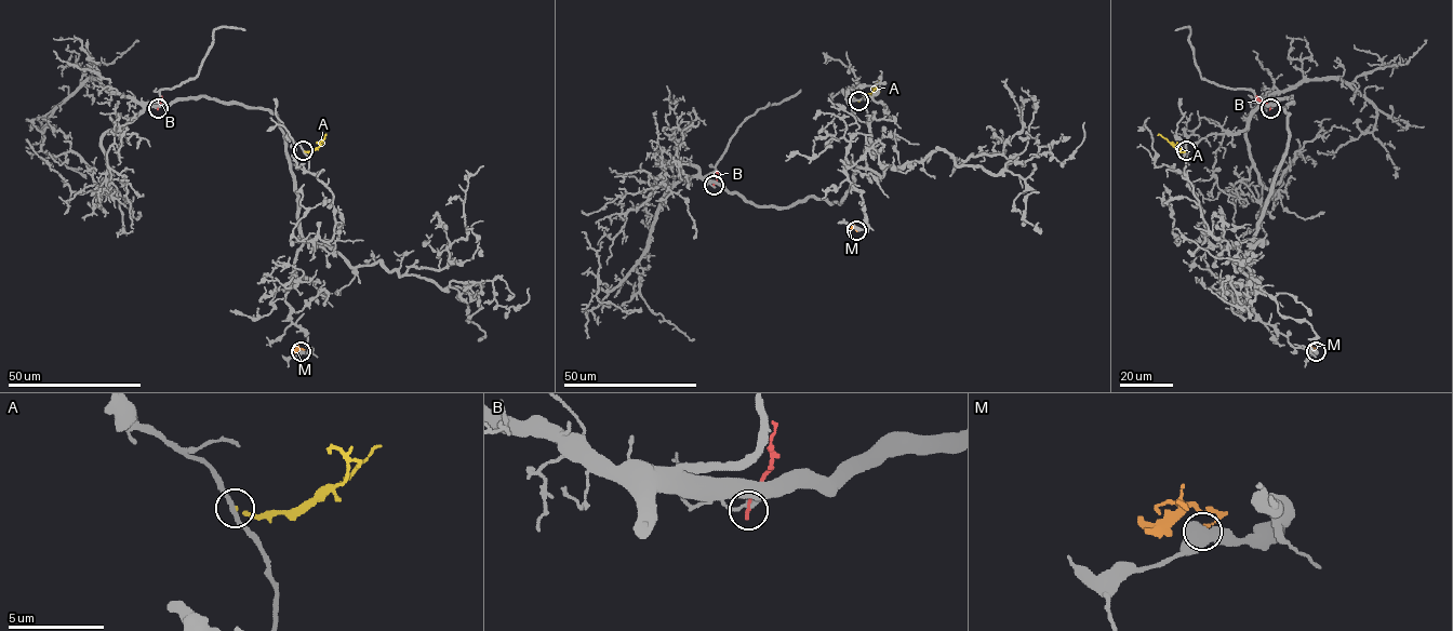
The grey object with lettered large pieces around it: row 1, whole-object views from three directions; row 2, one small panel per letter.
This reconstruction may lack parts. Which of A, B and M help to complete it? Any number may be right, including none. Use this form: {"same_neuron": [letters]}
{"same_neuron": []}

